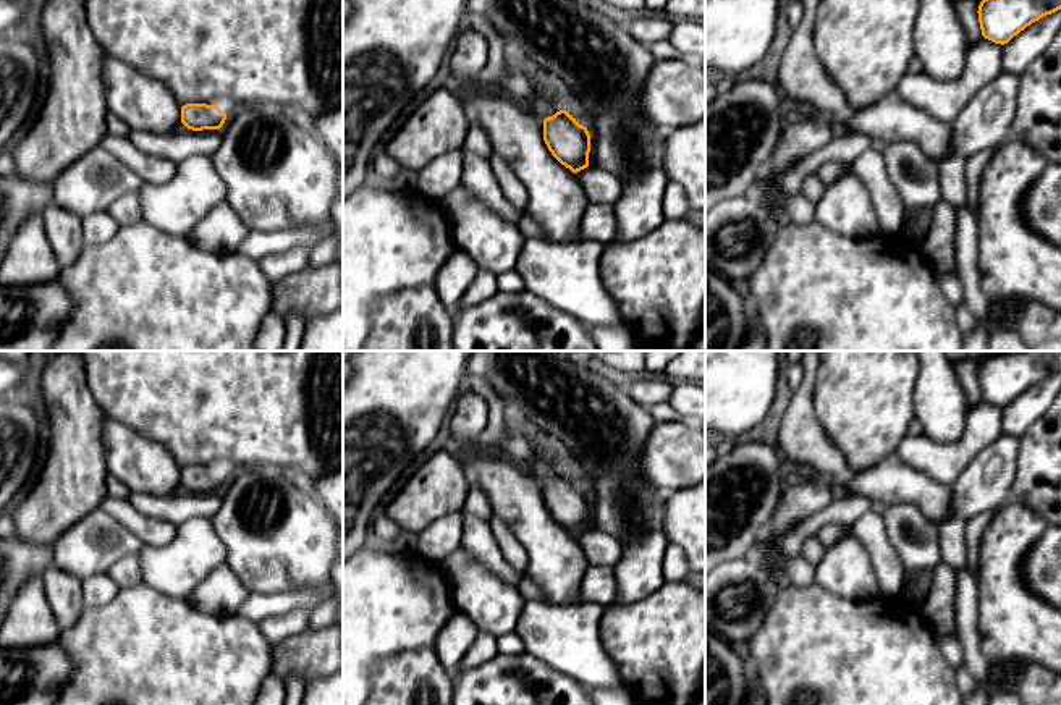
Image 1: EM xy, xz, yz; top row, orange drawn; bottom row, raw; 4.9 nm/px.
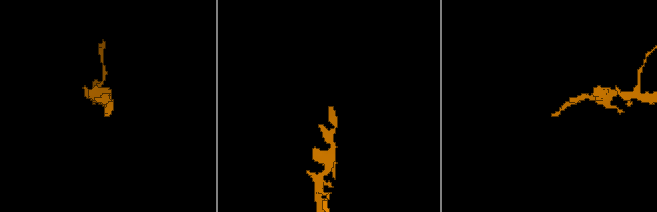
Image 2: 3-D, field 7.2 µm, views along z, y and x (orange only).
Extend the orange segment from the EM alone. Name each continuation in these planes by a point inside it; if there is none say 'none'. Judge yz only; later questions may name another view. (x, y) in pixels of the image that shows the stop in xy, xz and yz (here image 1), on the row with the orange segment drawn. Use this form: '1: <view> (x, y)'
none

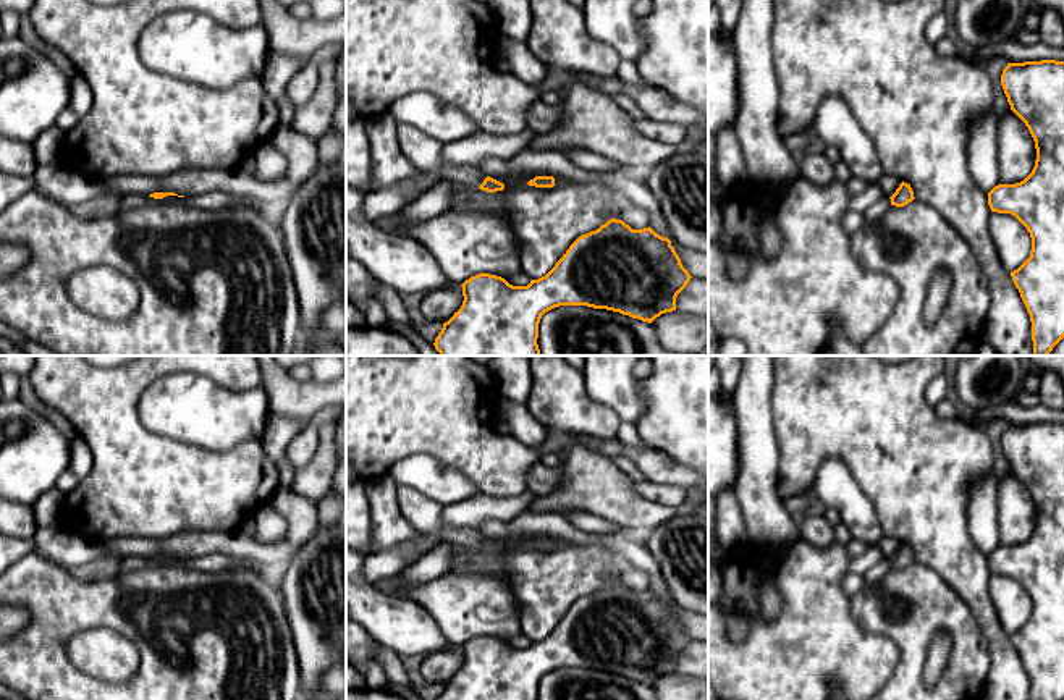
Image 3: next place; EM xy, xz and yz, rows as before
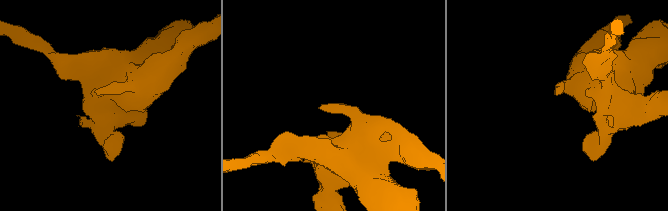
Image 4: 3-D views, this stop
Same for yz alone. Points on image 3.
none

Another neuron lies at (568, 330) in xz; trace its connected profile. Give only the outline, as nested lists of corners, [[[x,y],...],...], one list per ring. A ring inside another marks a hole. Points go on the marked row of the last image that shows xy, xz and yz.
[[[587,306],[545,312],[537,344],[540,356],[694,356],[665,349],[648,322]]]

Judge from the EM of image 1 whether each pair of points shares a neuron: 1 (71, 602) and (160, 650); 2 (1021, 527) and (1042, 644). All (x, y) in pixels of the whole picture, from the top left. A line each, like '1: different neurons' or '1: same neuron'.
1: different neurons
2: same neuron

